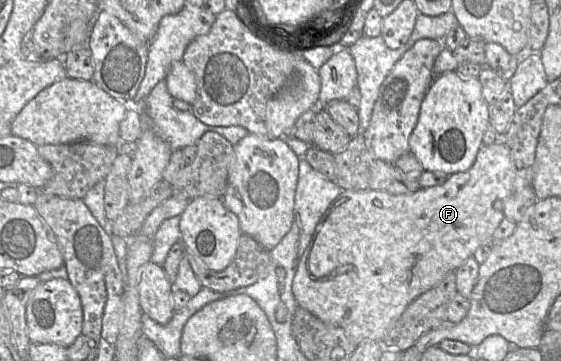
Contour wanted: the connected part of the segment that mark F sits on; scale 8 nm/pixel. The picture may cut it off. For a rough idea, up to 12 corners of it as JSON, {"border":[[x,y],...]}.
{"border":[[502,139],[410,194],[342,191],[292,283],[355,344],[538,200]]}

